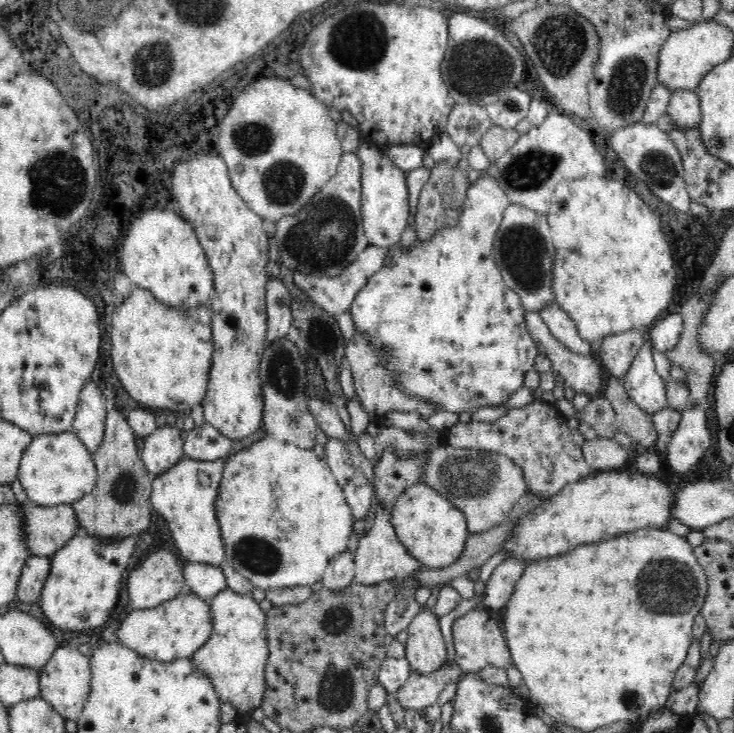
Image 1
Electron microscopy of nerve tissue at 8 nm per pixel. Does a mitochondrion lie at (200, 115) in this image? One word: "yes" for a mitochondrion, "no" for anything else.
no

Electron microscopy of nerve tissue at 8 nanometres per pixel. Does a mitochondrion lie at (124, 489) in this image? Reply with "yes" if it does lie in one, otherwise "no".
yes

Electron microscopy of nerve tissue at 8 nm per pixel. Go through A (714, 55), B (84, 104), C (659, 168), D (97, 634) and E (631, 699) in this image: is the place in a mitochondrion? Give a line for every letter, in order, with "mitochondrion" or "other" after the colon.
A: other
B: other
C: mitochondrion
D: other
E: mitochondrion

